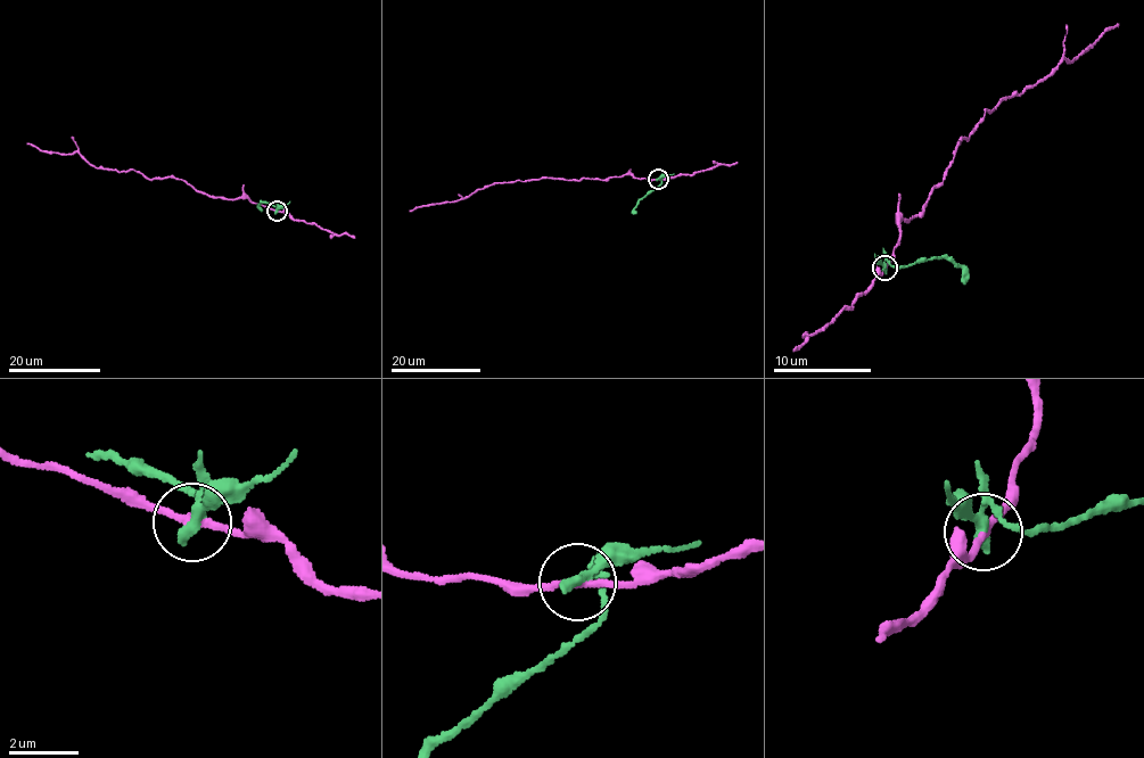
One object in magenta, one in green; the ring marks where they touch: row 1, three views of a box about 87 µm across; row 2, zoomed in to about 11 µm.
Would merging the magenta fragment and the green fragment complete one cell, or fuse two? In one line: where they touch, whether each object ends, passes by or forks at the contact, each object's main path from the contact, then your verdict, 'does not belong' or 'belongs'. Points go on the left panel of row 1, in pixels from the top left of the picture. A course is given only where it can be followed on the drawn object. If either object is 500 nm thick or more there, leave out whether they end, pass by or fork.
place (277, 211); magenta passes by; green ends; course magenta (277, 211), (27, 143); course green (277, 211), (279, 206), (263, 202), (258, 205), (262, 211); does not belong

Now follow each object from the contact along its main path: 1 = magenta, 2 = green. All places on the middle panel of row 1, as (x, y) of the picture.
1: (658, 179), (631, 174), (605, 179), (541, 178), (525, 182), (494, 182), (453, 203), (421, 206), (410, 211)
2: (658, 179), (659, 184), (634, 209), (636, 214)

